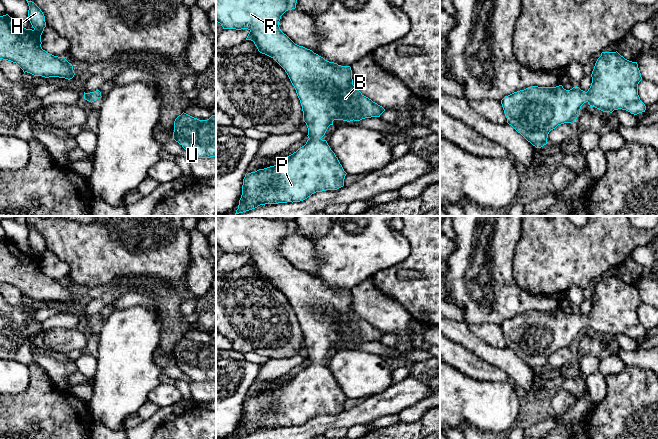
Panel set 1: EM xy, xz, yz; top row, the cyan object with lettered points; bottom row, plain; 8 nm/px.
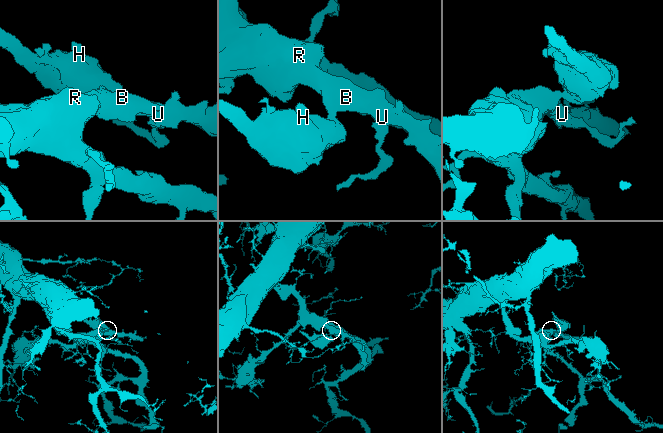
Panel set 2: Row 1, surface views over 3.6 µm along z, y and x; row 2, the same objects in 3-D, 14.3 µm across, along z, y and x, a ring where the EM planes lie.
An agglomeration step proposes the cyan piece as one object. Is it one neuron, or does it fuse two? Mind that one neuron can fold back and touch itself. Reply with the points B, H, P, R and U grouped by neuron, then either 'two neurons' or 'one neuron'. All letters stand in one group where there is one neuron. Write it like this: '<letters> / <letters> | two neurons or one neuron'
B H P R U | one neuron

